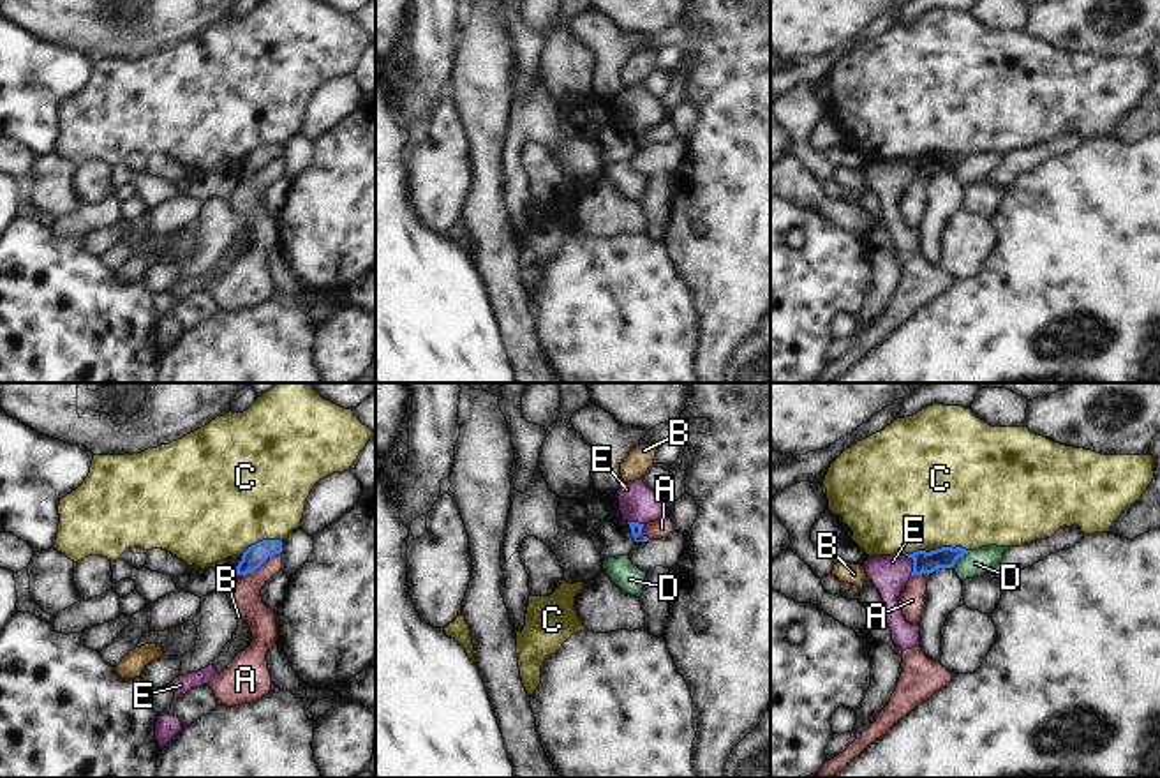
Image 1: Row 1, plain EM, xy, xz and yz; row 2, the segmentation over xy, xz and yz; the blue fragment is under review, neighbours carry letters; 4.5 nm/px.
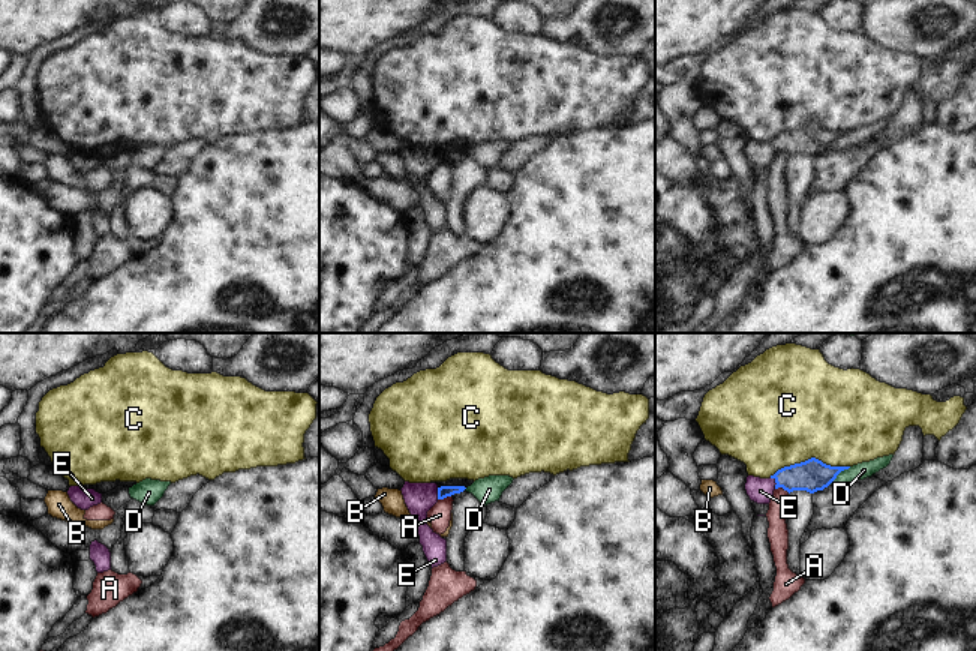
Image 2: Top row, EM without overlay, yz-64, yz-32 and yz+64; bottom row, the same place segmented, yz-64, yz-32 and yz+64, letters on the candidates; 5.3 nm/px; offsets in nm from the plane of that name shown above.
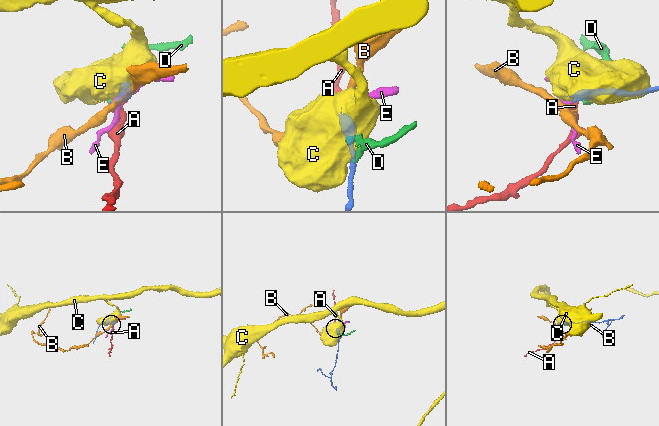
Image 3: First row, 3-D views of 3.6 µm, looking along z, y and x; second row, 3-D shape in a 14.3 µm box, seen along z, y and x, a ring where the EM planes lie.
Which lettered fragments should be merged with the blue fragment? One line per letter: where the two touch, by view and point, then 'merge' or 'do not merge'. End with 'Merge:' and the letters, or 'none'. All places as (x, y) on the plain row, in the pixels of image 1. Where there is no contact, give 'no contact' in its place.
A: meets blue in xy at (258, 172); do not merge
B: meets blue in xz at (639, 145); do not merge
C: meets blue in yz at (936, 154); do not merge
D: meets blue in yz at (959, 161); do not merge
E: meets blue in yz at (914, 170); merge
Merge: E

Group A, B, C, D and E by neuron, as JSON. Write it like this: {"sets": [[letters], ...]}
{"sets": [["A", "B"], ["C"], ["D"], ["E"]]}

